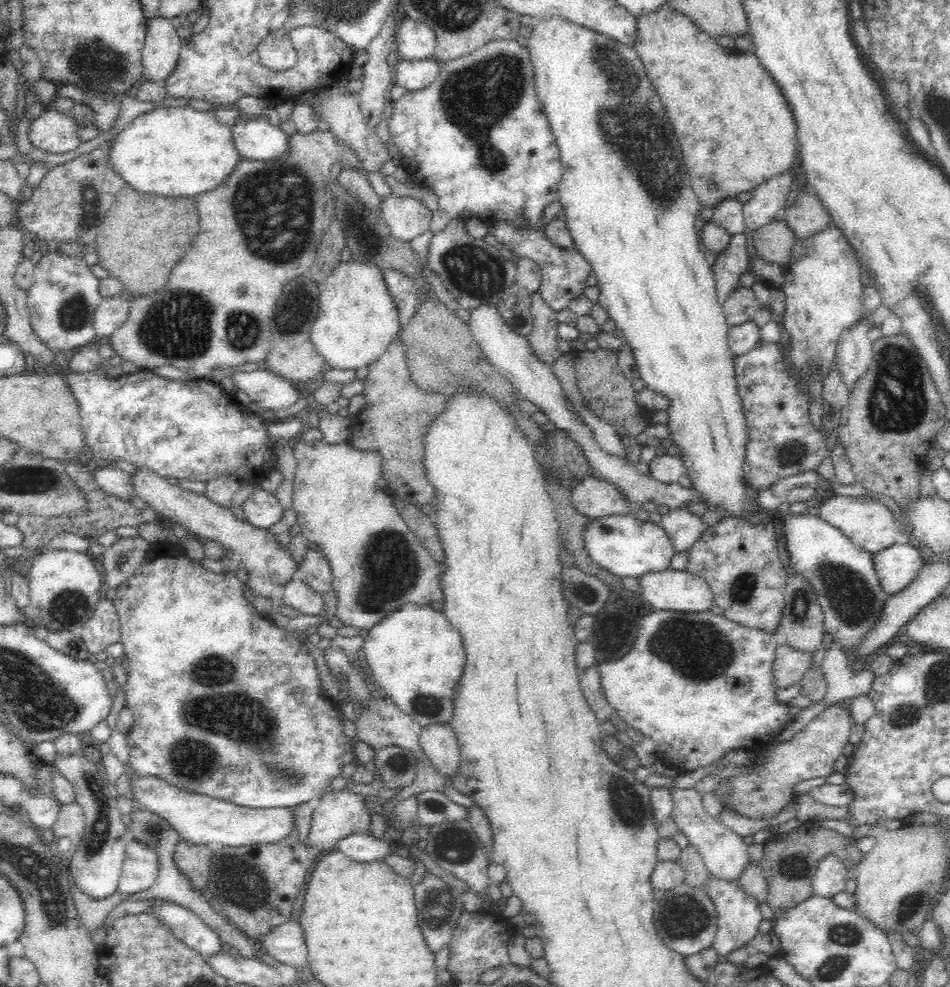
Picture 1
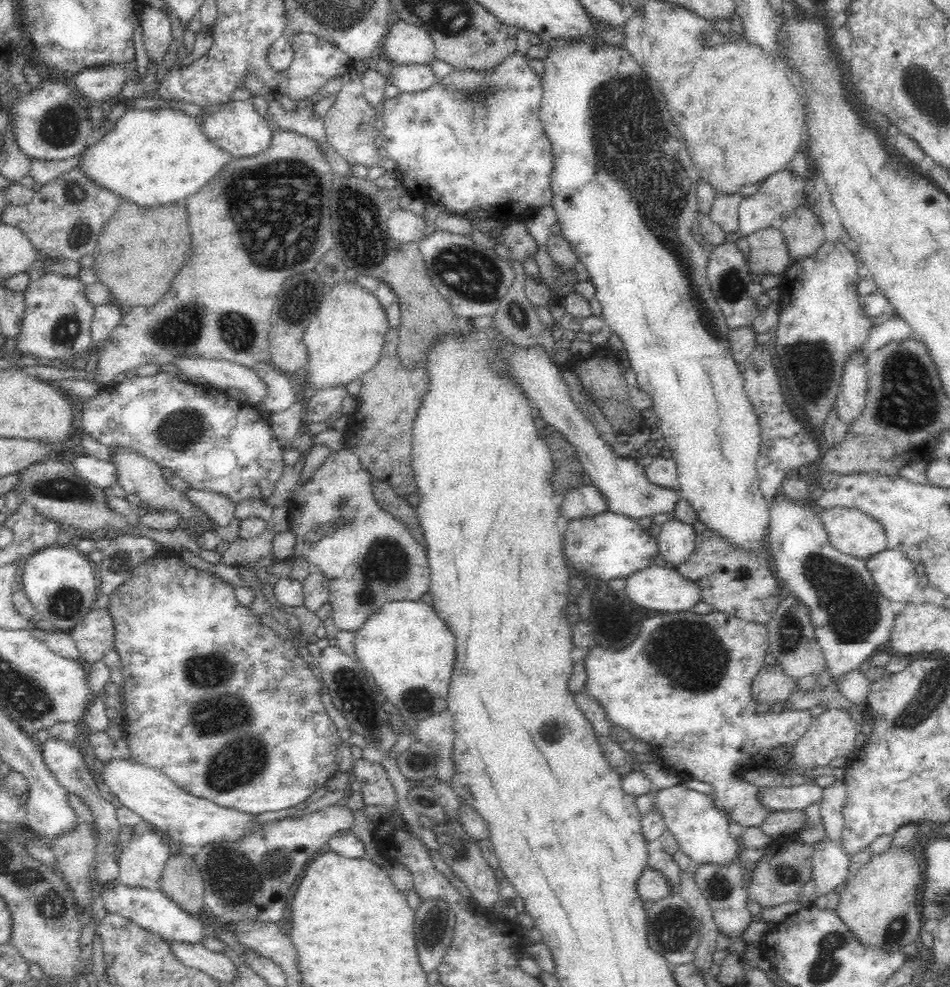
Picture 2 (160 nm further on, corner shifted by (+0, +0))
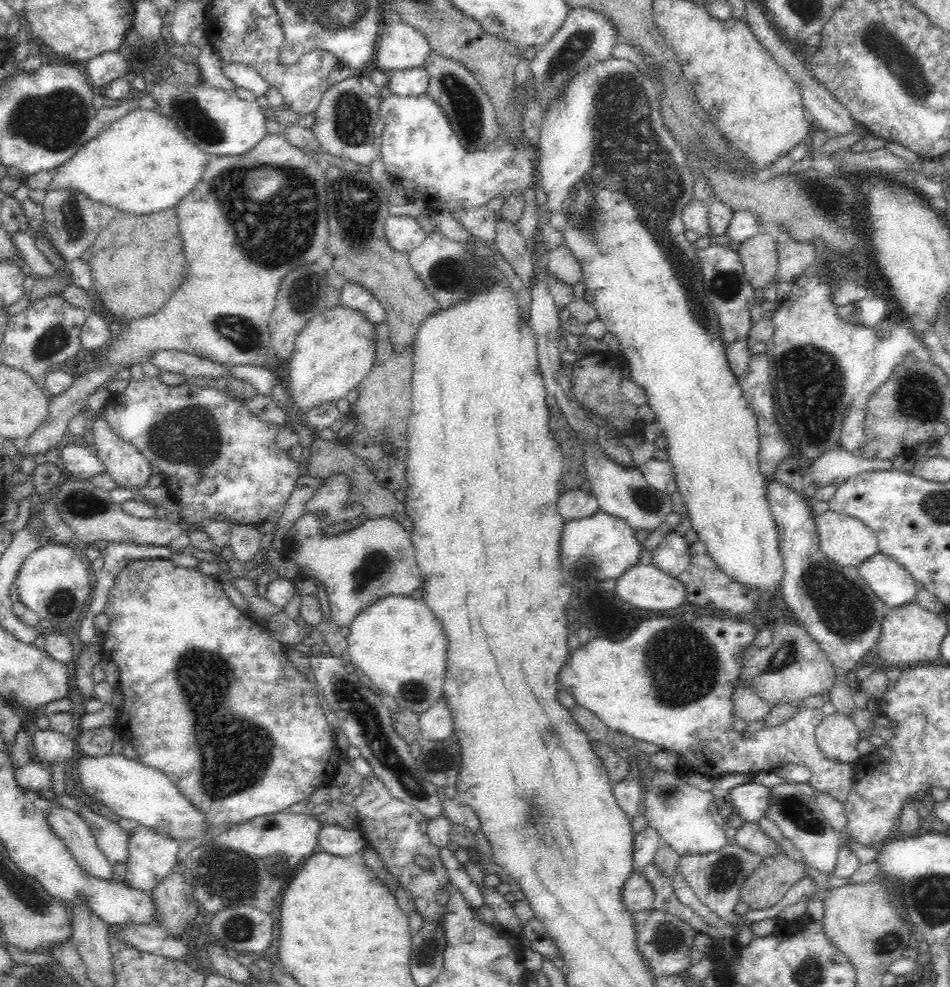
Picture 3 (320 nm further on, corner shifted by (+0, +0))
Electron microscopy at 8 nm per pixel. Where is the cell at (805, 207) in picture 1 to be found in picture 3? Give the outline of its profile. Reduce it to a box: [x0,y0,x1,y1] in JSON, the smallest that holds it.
[777,232,815,283]

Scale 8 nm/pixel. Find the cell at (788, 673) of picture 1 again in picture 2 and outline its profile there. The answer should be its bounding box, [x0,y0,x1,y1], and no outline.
[752,658,799,703]

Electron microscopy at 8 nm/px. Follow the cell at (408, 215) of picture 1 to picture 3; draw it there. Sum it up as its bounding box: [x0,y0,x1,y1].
[385,215,425,252]

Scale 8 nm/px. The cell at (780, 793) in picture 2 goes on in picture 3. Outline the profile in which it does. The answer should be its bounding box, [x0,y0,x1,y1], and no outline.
[728,781,770,822]

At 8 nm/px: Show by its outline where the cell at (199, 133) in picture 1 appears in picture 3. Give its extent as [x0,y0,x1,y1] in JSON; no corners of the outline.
[49,109,210,214]

